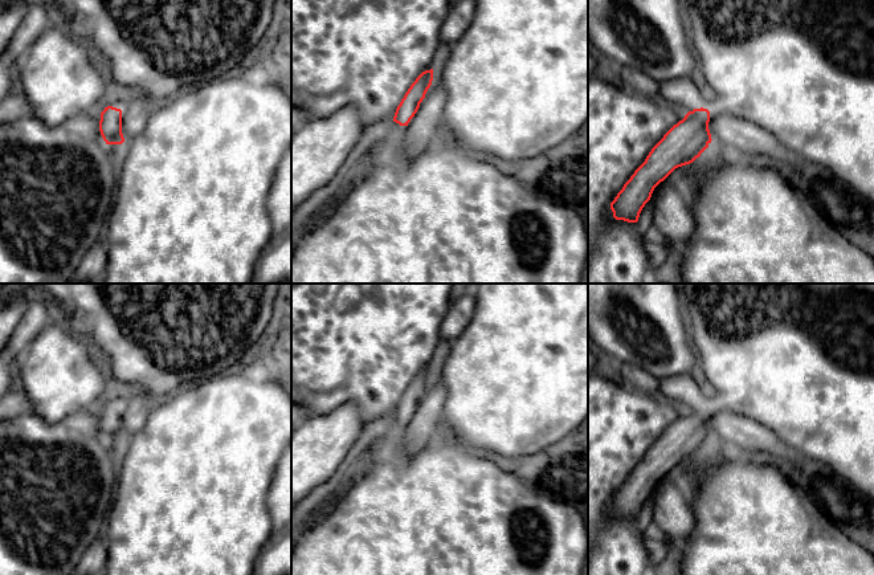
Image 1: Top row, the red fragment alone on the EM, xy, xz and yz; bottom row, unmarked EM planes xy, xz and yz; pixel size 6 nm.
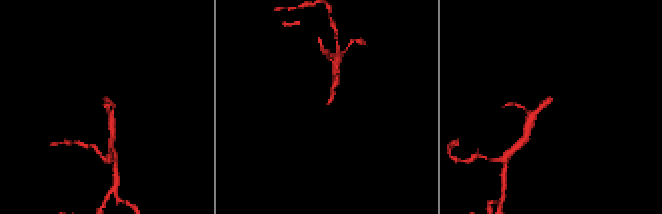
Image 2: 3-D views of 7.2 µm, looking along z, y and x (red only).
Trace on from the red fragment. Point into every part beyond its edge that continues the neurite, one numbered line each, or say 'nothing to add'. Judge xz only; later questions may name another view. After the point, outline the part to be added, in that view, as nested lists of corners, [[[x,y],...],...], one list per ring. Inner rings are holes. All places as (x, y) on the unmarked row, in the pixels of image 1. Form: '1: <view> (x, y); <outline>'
1: xz (446, 510); [[[393,419],[383,449],[367,460],[339,501],[311,525],[291,533],[291,575],[583,575],[588,558],[588,526],[576,507],[548,498],[536,486],[463,446],[458,439],[448,437],[442,429],[422,449],[408,456],[403,448],[405,424]]]

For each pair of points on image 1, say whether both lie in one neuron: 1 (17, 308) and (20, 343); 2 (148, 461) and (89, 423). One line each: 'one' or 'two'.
1: two
2: two

